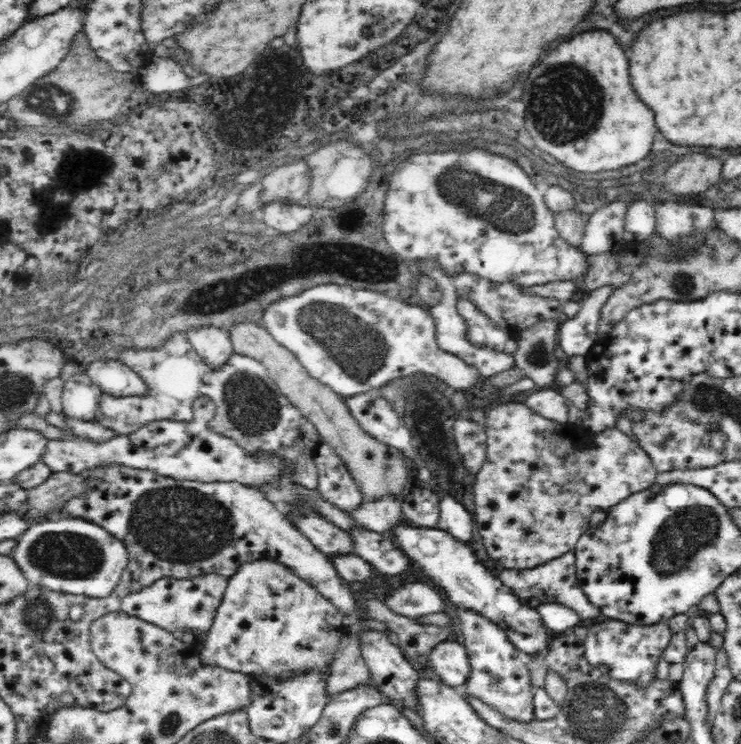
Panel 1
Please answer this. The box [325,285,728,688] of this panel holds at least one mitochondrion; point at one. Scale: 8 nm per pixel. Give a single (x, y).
(687, 531)

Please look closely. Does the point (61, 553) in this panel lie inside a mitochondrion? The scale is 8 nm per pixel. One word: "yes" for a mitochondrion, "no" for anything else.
yes

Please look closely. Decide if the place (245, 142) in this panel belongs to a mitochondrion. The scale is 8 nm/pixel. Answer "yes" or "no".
yes

